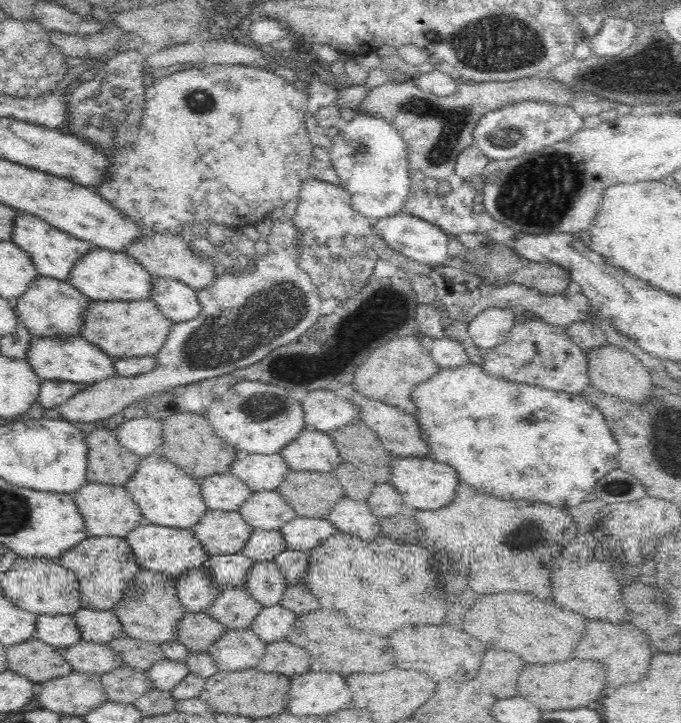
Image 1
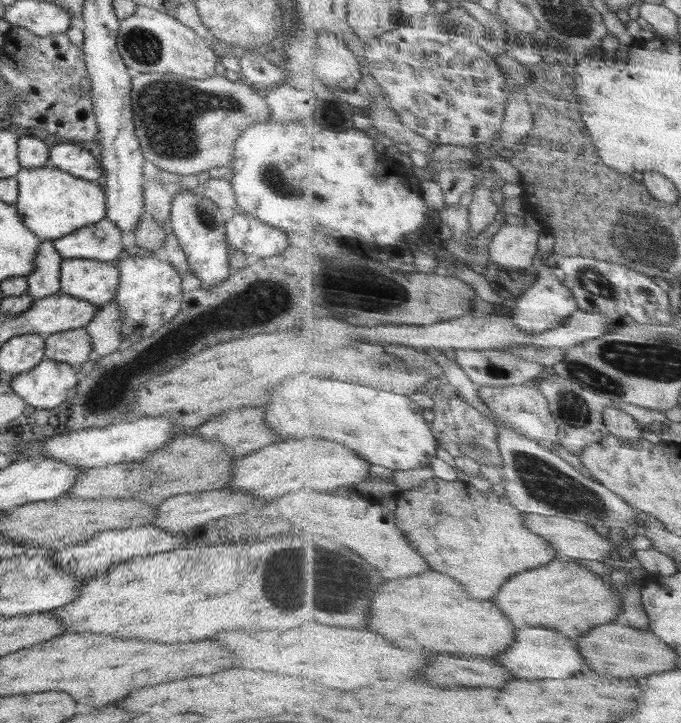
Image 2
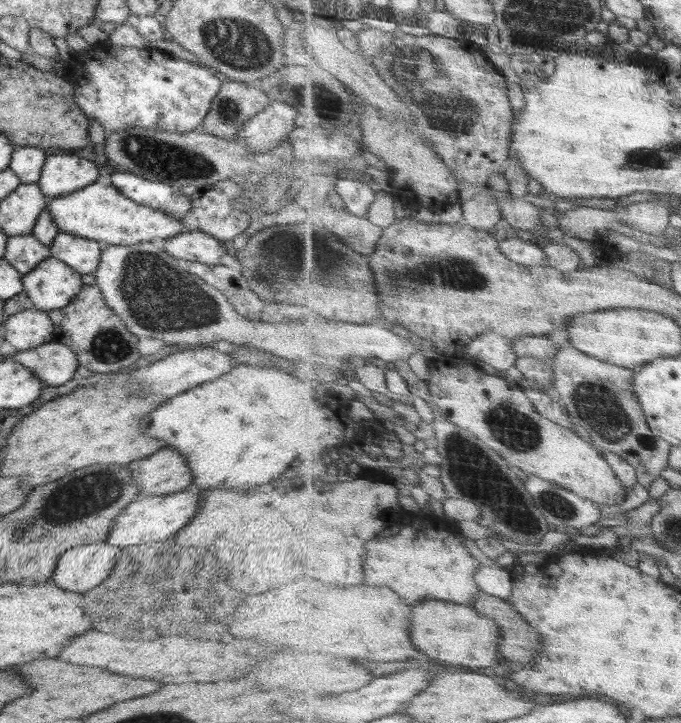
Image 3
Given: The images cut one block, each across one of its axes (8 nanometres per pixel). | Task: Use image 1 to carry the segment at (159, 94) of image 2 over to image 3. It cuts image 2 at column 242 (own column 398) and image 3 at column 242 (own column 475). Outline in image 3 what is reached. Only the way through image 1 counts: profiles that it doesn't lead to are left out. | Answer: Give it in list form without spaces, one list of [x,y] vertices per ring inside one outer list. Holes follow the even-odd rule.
[[[222,82],[201,129],[218,138],[238,141],[242,126],[271,102],[271,98],[256,84]]]

